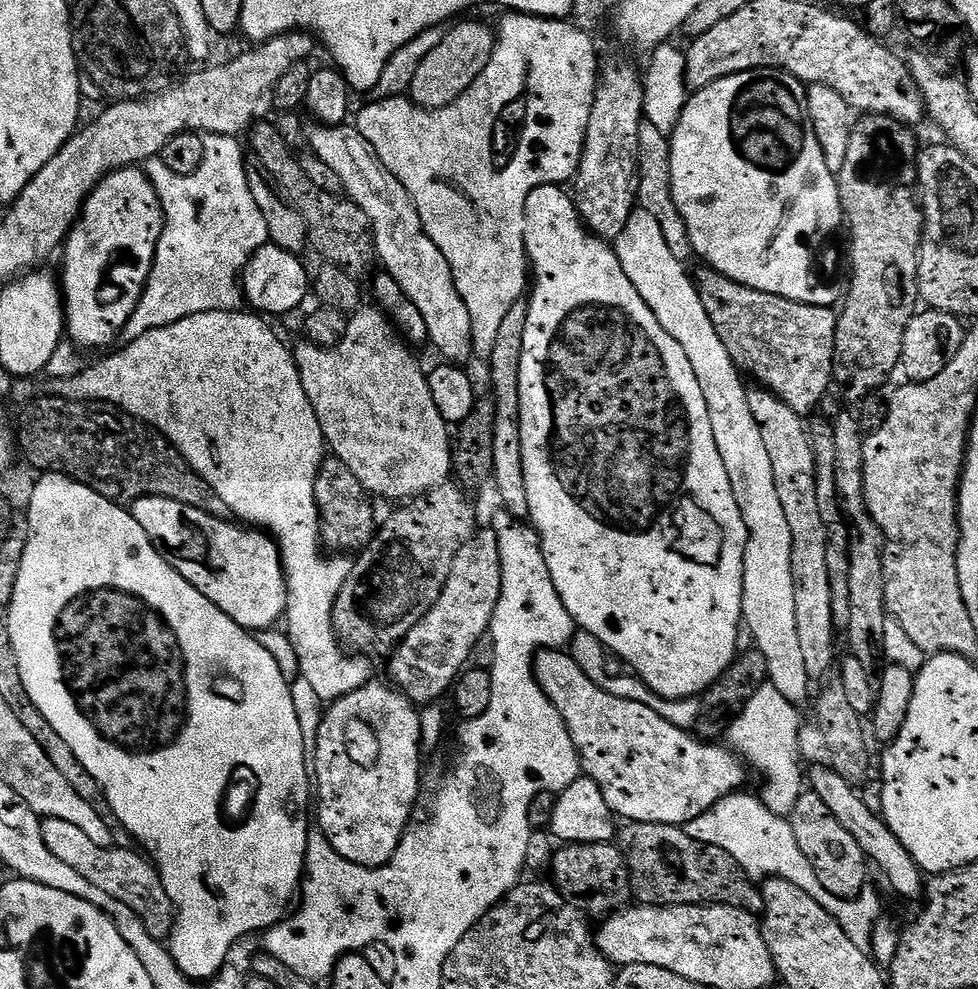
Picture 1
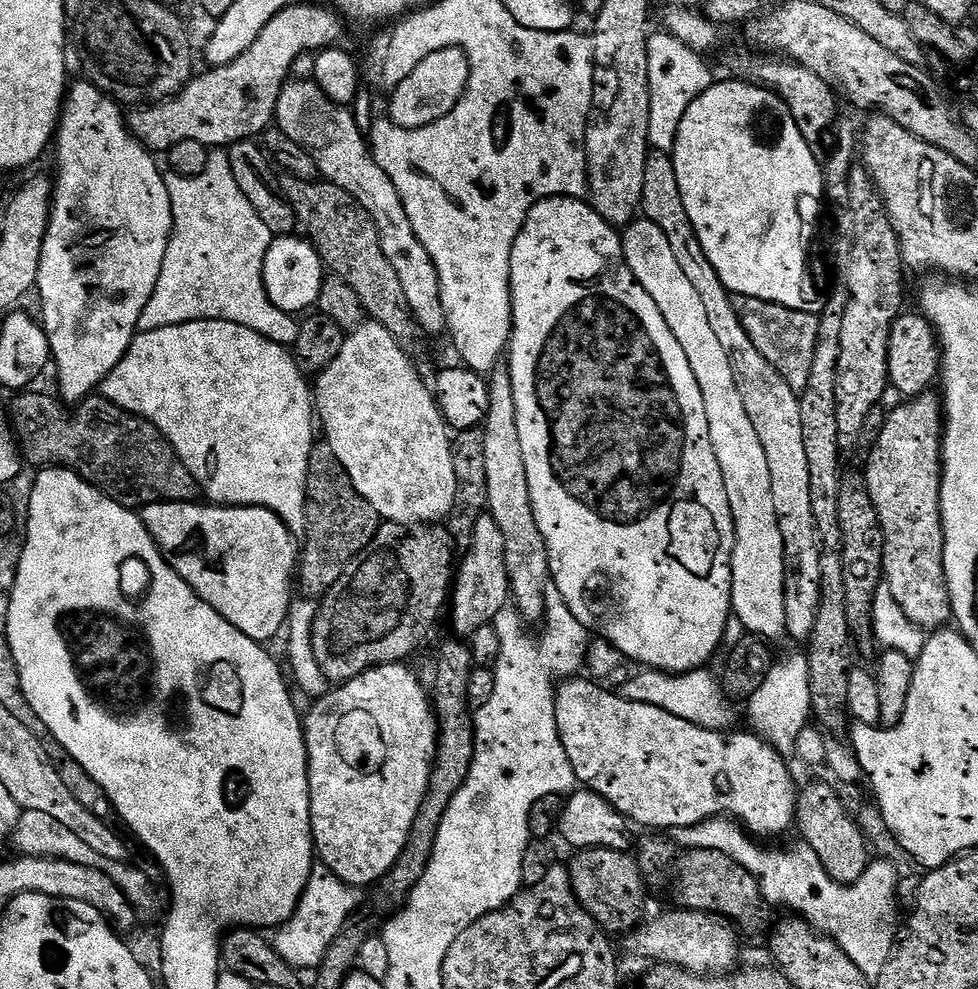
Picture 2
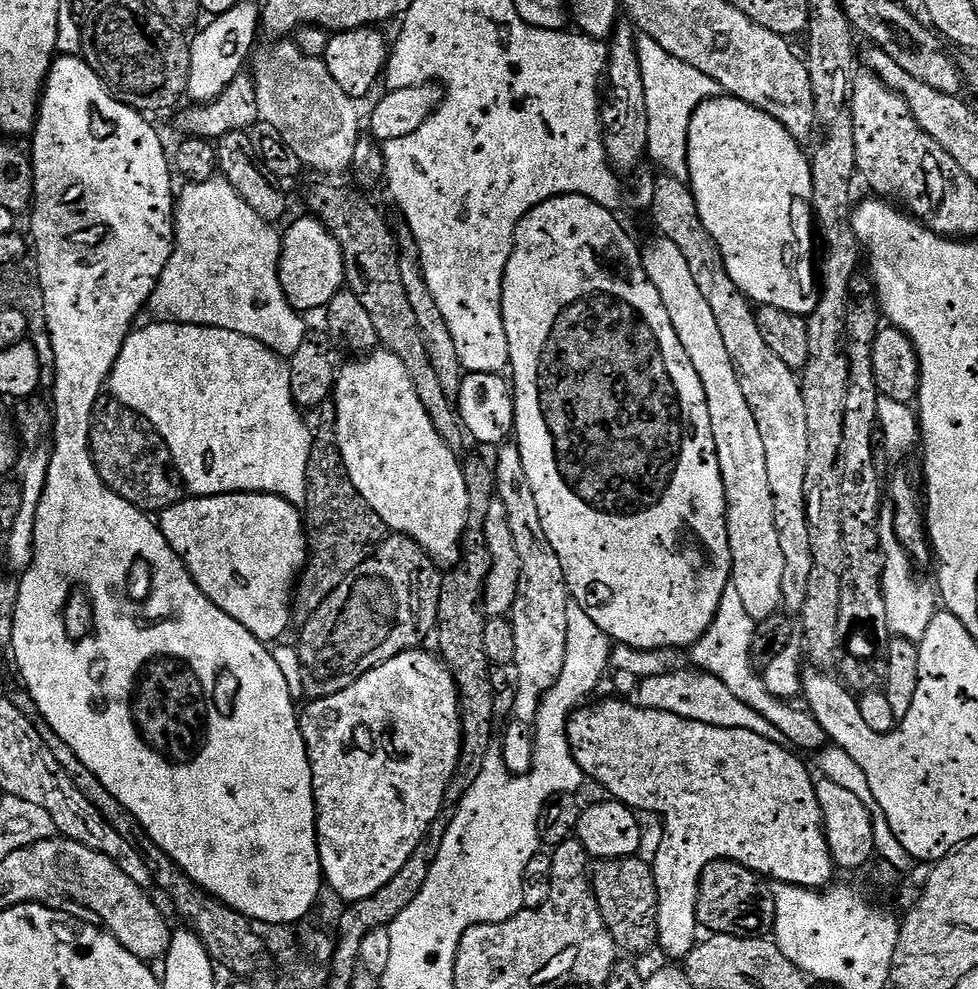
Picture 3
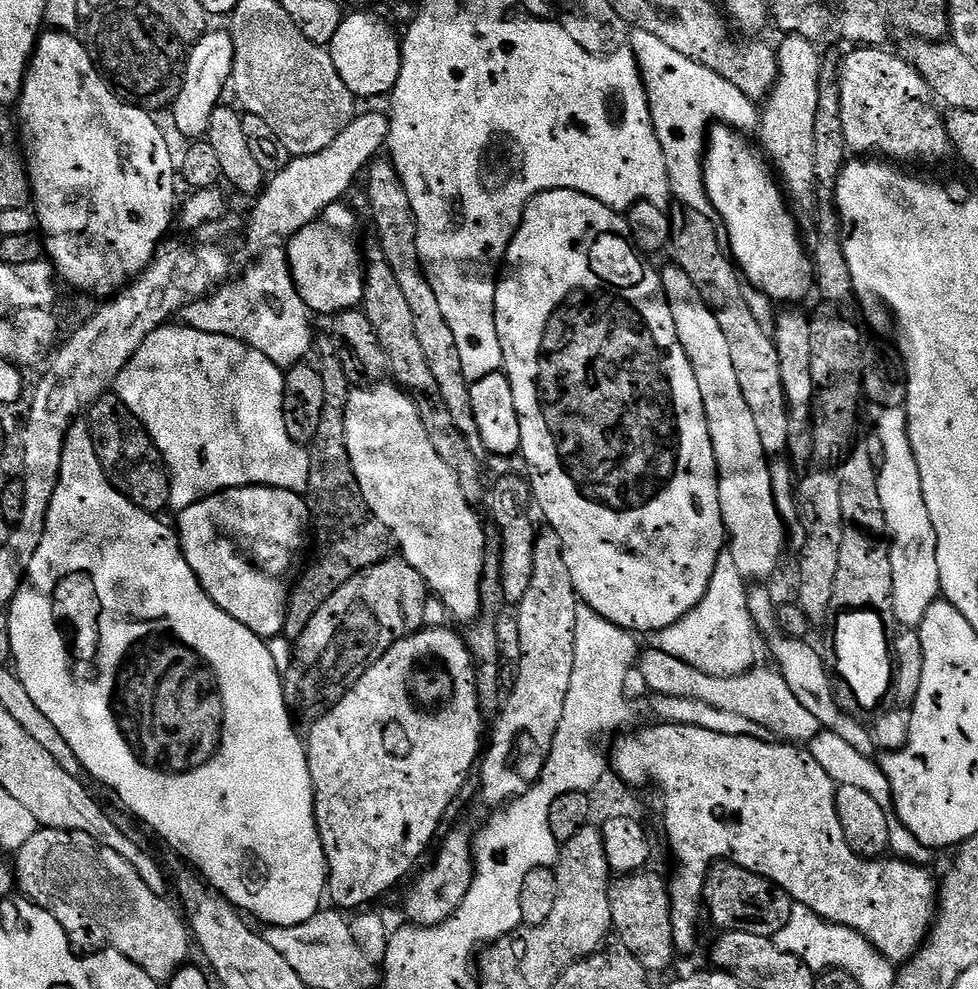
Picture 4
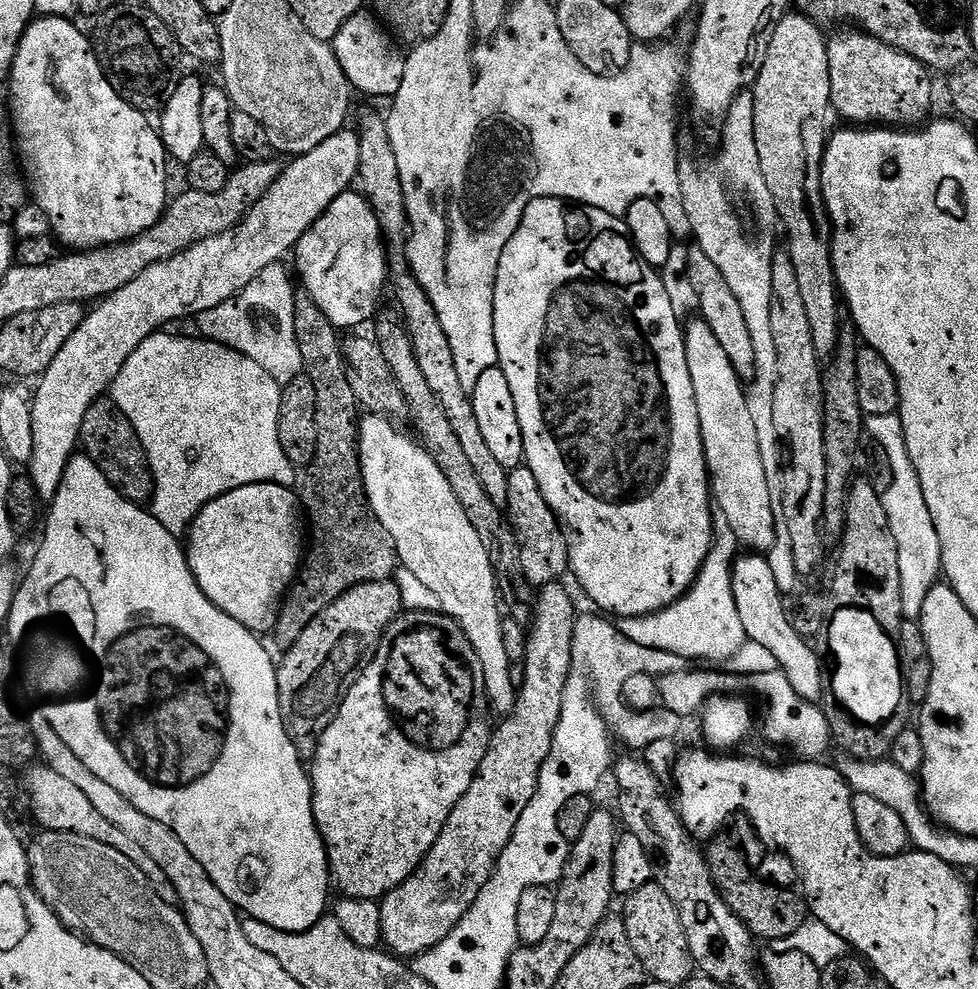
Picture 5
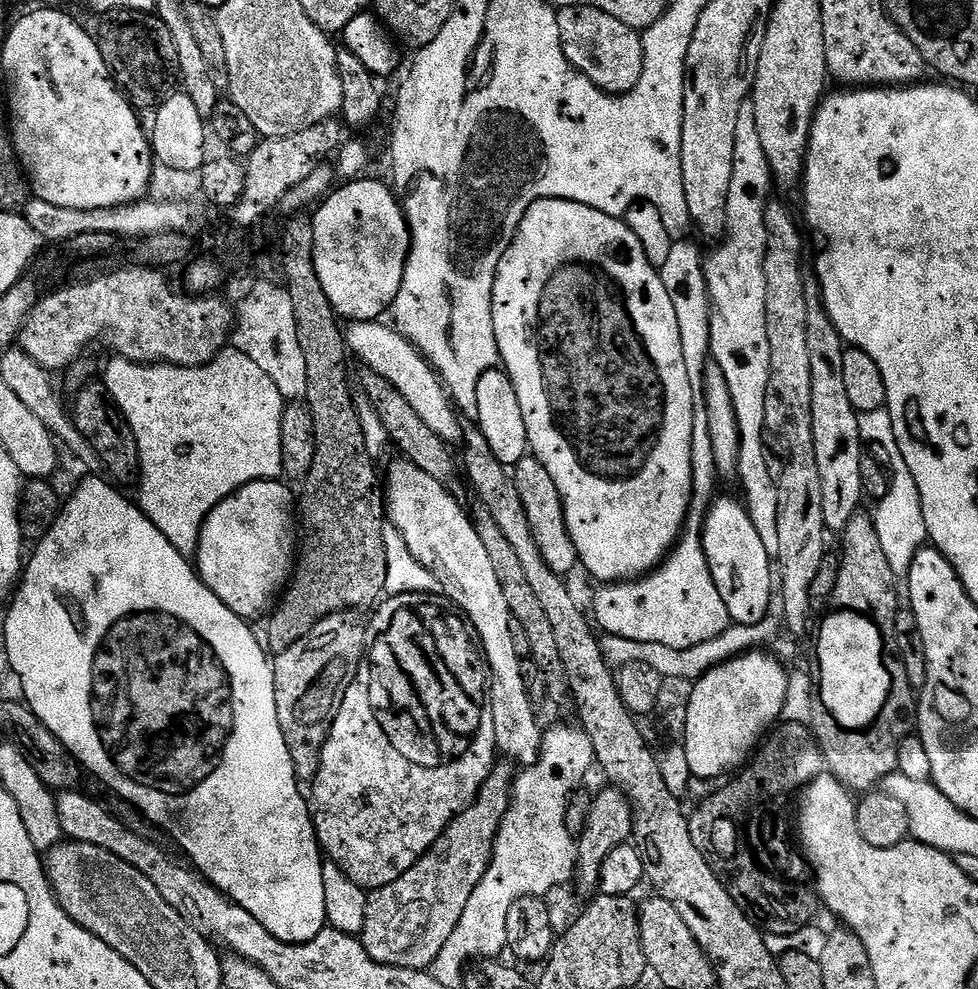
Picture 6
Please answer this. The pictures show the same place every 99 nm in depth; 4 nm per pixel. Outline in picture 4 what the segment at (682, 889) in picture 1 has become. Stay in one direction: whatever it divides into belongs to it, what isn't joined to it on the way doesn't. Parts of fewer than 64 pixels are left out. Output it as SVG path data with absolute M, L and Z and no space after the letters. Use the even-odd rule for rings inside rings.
M717 862L709 870L704 882L704 902L706 916L717 924L717 929L726 932L745 932L773 938L778 935L794 915L794 901L786 894L786 890L774 887L766 878L746 870L731 862Z

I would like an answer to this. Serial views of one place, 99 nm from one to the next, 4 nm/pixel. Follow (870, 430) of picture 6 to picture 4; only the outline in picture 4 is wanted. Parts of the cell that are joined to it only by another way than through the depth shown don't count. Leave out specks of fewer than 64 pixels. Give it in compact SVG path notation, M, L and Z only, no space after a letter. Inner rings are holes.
M873 407L872 424L876 427L875 439L880 441L882 463L878 468L878 494L882 498L882 510L886 518L886 536L890 541L890 563L893 580L893 610L896 624L905 628L919 629L926 610L941 595L940 575L938 574L938 538L934 522L930 522L930 510L926 510L926 498L922 494L922 478L918 474L918 462L912 453L908 437L908 414L904 408Z

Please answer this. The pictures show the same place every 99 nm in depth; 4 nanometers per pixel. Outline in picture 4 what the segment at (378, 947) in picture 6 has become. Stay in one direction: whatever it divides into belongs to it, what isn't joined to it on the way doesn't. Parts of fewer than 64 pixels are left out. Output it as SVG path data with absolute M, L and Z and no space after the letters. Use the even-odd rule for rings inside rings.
M541 527L534 546L534 568L530 574L530 584L526 586L526 594L522 594L514 612L518 622L518 638L522 642L520 659L515 665L516 681L495 717L496 725L493 728L491 725L492 745L489 748L487 745L478 764L478 796L488 804L496 804L492 806L504 806L515 802L519 796L528 796L537 787L535 784L539 782L540 775L545 775L546 758L562 718L562 706L566 706L566 690L570 690L570 674L574 674L574 614L577 607L578 597L570 582L570 572L566 570L558 534L550 527ZM453 830L443 837L444 845L436 856L436 861L416 880L416 885L404 900L404 912L416 926L432 928L446 922L456 912L466 896L474 875L474 836L470 831Z

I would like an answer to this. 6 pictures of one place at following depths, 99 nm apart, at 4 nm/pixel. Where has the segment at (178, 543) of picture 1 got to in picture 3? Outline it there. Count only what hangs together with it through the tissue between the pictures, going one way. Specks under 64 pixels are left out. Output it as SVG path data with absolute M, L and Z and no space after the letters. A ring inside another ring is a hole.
M231 492L221 496L192 496L180 500L165 512L159 513L158 523L166 542L170 542L174 554L178 554L178 558L186 566L186 570L194 578L194 582L202 590L202 594L206 594L206 598L210 598L210 602L214 602L214 606L218 606L218 610L229 614L236 622L245 626L246 630L250 630L263 644L271 644L270 642L278 639L288 626L291 626L292 594L300 573L304 571L308 563L309 554L308 533L304 530L304 518L297 505L286 502L280 496L271 496L261 492Z

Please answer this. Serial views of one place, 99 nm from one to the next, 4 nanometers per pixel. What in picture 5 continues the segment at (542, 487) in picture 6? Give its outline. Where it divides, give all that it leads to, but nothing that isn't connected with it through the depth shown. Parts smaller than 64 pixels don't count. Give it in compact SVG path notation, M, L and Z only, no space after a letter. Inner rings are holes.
M526 466L509 471L510 487L506 494L508 506L506 515L512 528L516 531L516 541L520 544L520 570L529 585L543 586L560 578L563 572L569 571L568 550L562 525L557 520L546 498L542 498L542 490L538 486L538 478Z

